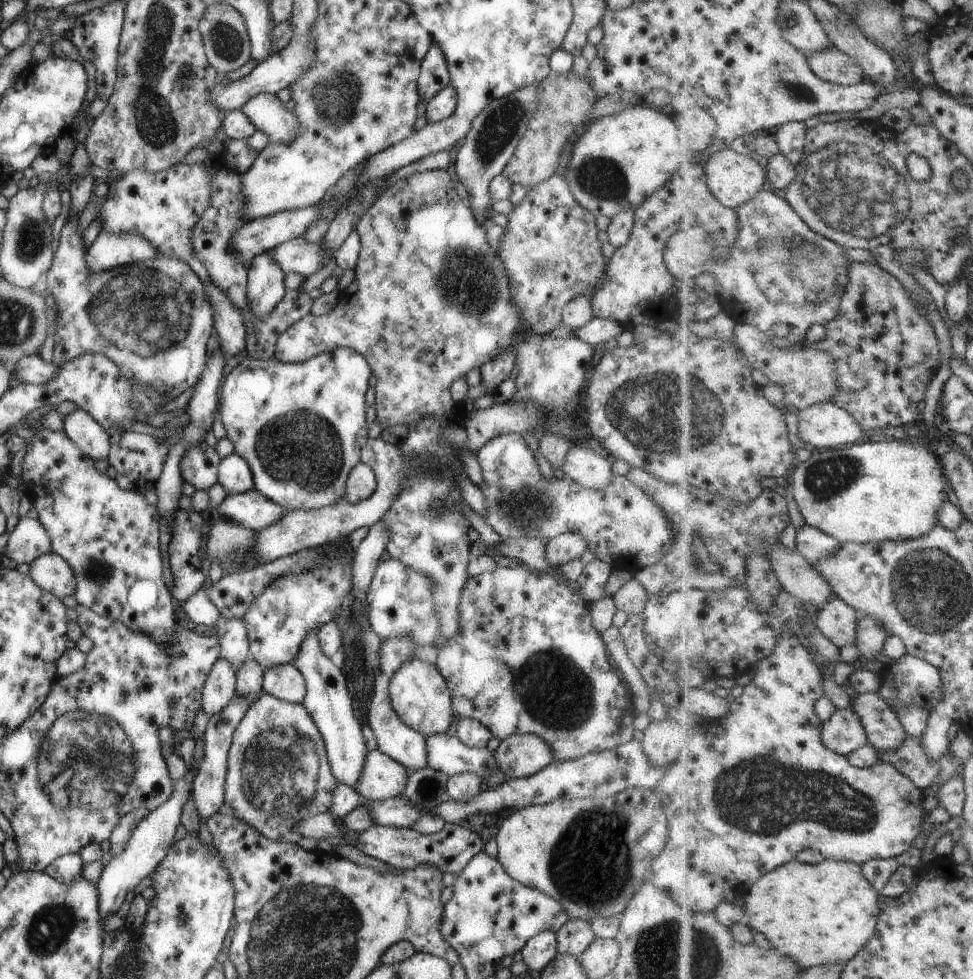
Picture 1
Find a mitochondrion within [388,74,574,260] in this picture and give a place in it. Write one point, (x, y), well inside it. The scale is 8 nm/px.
(504, 123)

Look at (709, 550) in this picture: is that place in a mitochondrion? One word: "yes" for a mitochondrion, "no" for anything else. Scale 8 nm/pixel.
yes

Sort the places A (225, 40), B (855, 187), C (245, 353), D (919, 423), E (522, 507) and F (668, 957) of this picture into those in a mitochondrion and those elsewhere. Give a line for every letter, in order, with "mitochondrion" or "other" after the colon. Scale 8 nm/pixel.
A: mitochondrion
B: mitochondrion
C: other
D: other
E: mitochondrion
F: mitochondrion

